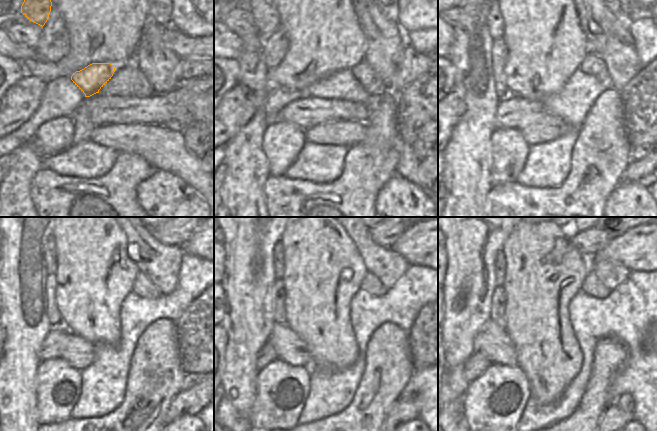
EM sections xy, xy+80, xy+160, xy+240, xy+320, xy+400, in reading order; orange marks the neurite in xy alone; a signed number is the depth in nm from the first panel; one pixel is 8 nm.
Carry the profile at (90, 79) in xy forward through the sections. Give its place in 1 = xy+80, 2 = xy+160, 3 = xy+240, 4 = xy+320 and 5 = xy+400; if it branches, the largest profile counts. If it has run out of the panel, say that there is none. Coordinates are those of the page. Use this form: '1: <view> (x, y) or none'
1: xy+80 (342, 84)
2: xy+160 (572, 104)
3: xy+240 (137, 313)
4: xy+320 (417, 287)
5: xy+400 (641, 299)

